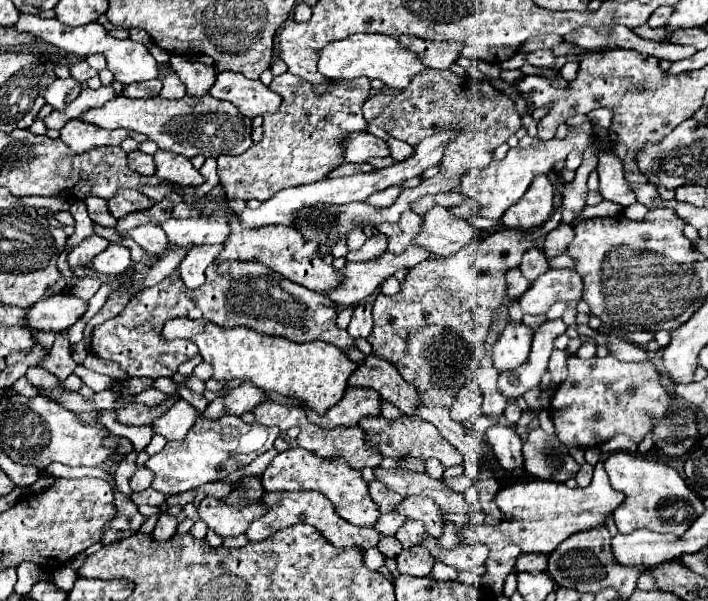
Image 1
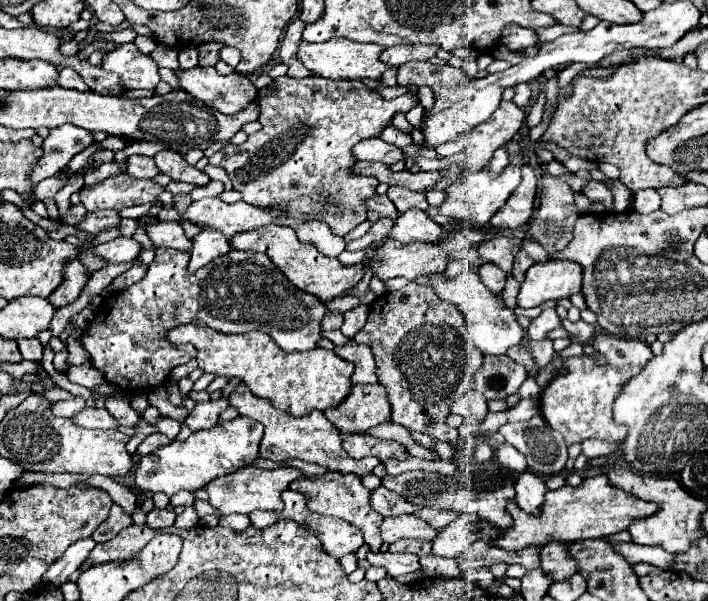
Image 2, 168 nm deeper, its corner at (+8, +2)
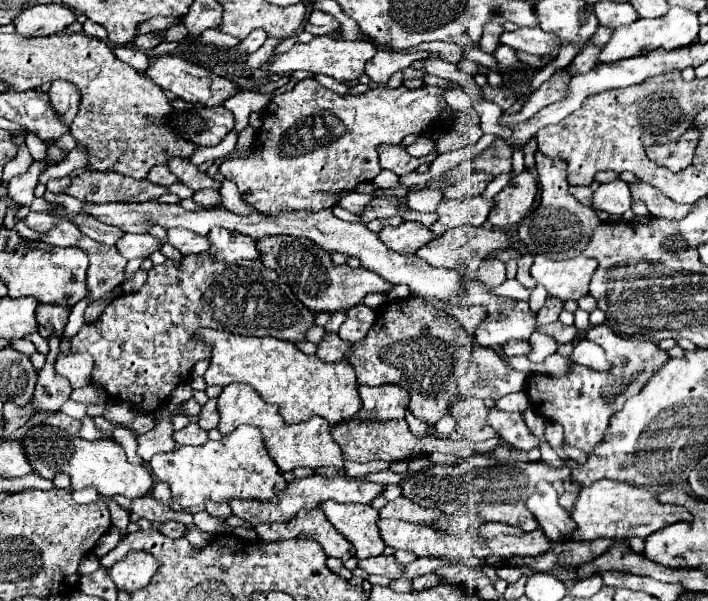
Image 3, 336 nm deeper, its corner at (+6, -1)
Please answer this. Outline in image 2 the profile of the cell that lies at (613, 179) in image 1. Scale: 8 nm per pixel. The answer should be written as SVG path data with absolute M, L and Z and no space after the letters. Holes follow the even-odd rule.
M590 180L582 190L580 190L582 194L586 194L592 202L600 202L600 204L604 204L604 208L606 208L606 212L614 212L614 200L612 200L612 192L604 186L604 184L600 184L600 182L594 182L594 180Z

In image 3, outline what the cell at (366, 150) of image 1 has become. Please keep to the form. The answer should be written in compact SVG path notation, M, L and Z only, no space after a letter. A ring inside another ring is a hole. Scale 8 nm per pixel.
M384 145L378 147L378 157L380 157L380 167L382 169L390 169L396 175L406 175L412 173L418 165L431 164L439 155L433 151L427 156L416 158L406 153L406 149L402 149L400 145Z

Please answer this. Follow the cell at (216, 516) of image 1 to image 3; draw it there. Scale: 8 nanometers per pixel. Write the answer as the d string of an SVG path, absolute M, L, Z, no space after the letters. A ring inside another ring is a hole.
M308 475L294 479L288 483L286 491L280 491L280 499L276 503L260 503L258 499L230 499L228 505L236 517L246 519L250 525L268 523L268 521L290 521L300 509L314 509L322 501L338 501L338 503L370 503L378 493L382 493L384 487L376 483L366 483L354 477L322 477L322 475Z

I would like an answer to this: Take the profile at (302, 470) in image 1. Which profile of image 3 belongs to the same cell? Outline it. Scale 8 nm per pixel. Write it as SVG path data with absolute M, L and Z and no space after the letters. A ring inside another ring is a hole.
M320 503L328 521L354 545L358 559L376 557L384 551L384 541L378 533L378 511L368 503Z

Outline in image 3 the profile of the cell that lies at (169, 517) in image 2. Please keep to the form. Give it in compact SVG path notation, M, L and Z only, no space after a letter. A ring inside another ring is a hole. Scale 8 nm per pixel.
M166 521L166 523L162 523L158 529L160 529L160 533L164 533L164 535L168 535L168 537L172 537L172 539L182 537L182 535L186 533L184 523L176 523L176 521Z

